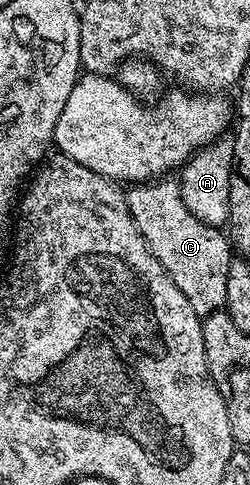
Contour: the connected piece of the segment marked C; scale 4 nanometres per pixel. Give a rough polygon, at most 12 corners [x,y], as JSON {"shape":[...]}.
{"shape":[[172,177],[125,203],[198,316],[224,311],[231,243]]}

